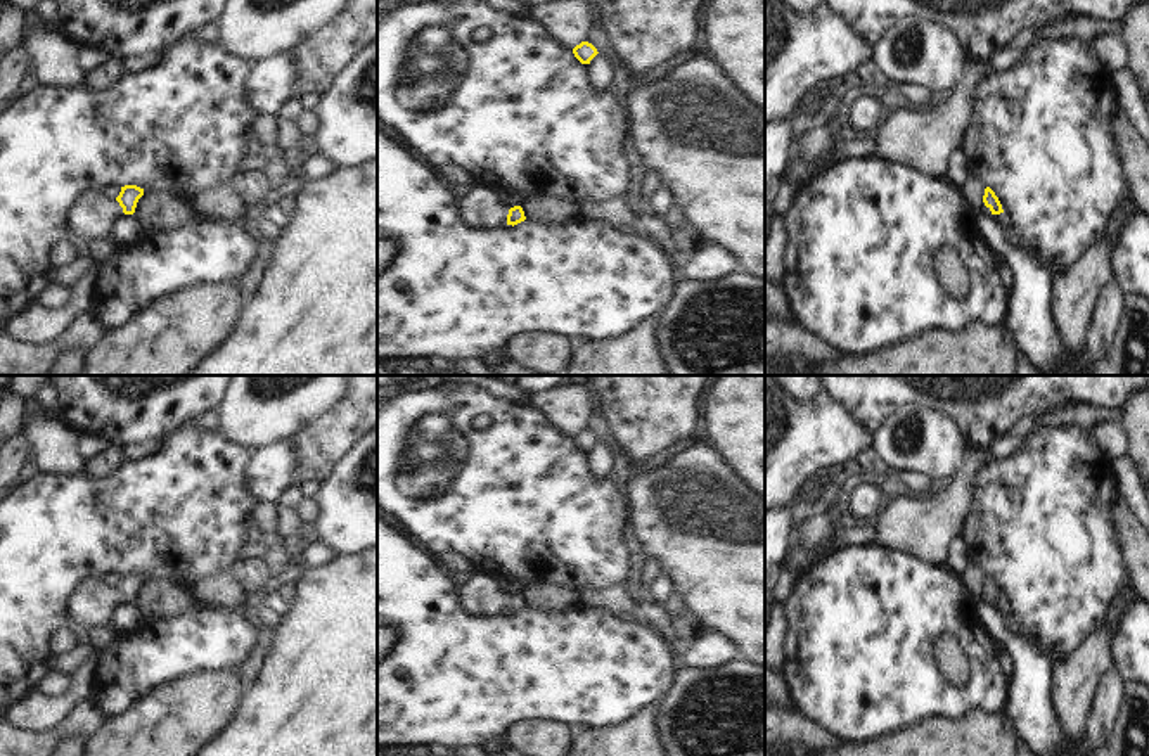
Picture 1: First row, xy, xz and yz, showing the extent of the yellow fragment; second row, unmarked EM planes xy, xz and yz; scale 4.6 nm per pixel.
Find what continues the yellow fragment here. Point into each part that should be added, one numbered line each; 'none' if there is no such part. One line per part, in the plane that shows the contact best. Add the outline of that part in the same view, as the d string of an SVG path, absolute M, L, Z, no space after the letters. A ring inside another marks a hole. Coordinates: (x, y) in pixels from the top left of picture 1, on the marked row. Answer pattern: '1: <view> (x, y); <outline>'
1: xz (481, 210); M472 187L457 202L457 215L471 230L493 232L507 225L509 208L500 202L498 194Z

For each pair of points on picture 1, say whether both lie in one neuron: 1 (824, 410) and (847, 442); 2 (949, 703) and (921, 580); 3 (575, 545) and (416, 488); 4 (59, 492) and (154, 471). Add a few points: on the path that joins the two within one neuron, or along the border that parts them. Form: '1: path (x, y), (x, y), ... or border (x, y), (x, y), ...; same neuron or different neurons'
1: path (824, 417), (840, 435); same neuron
2: path (917, 677), (914, 673), (914, 611); same neuron
3: path (535, 514), (497, 483), (455, 483); same neuron
4: path (83, 492), (130, 488); same neuron

